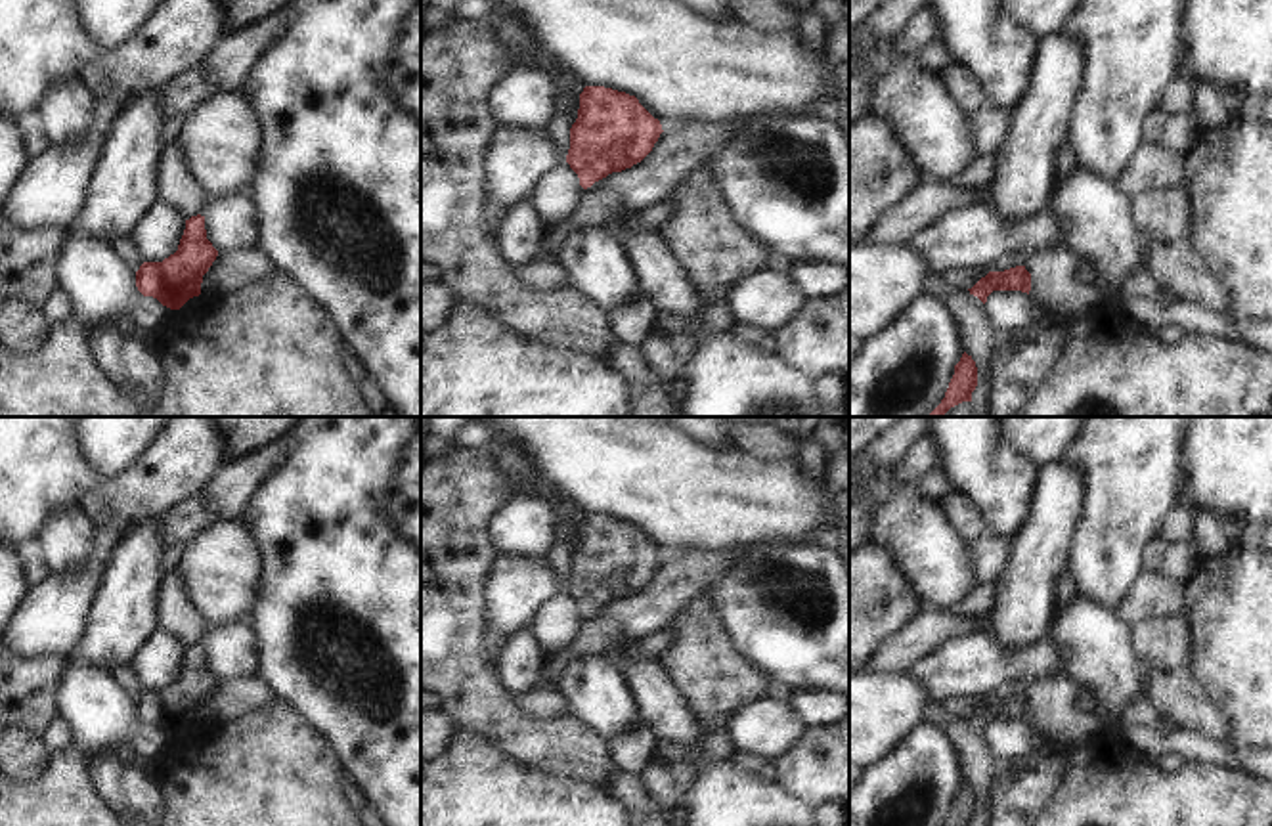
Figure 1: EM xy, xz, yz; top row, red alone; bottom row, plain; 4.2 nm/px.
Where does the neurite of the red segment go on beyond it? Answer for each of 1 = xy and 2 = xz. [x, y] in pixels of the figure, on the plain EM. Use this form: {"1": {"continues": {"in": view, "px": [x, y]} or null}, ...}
{"1": {"continues": null}, "2": {"continues": null}}

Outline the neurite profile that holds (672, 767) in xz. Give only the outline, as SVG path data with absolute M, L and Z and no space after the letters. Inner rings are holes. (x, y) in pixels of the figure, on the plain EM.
M725 730L706 734L692 746L660 740L639 780L645 786L645 793L656 805L683 807L689 797L692 780L702 769L719 757L733 757L735 748L729 742Z

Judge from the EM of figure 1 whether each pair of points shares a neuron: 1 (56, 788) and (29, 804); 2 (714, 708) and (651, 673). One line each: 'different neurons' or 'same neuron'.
1: same neuron
2: different neurons

